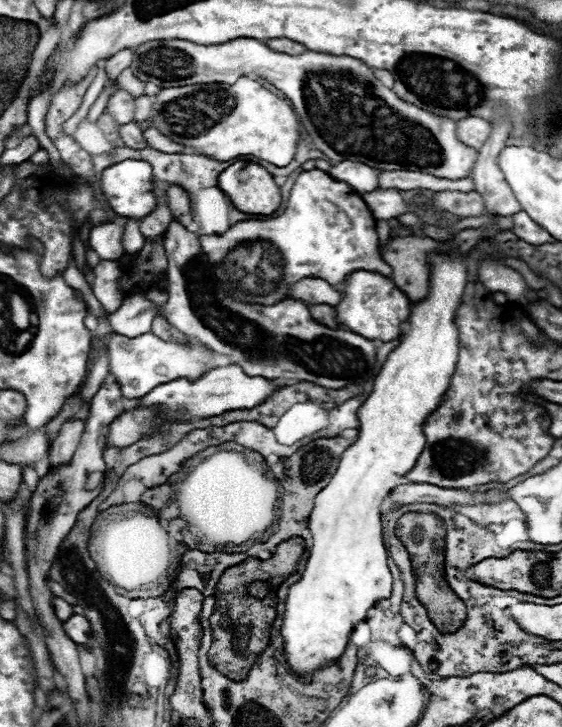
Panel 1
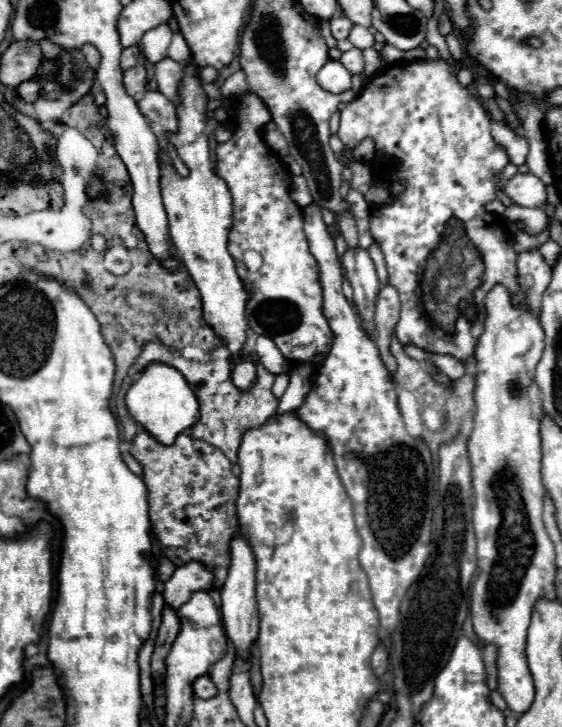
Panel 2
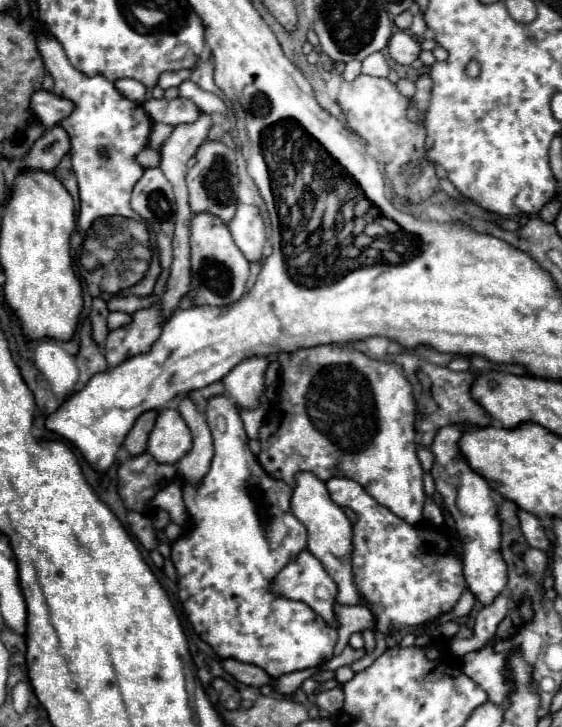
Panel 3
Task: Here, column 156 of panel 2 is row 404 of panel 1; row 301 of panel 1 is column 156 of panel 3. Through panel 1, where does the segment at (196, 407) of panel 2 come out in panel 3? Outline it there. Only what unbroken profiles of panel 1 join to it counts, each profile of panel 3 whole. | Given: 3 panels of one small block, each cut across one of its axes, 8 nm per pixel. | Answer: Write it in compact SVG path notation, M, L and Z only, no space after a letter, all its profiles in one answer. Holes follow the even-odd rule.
M166 408L158 414L148 440L148 454L162 464L176 464L192 448L192 436L178 410Z

